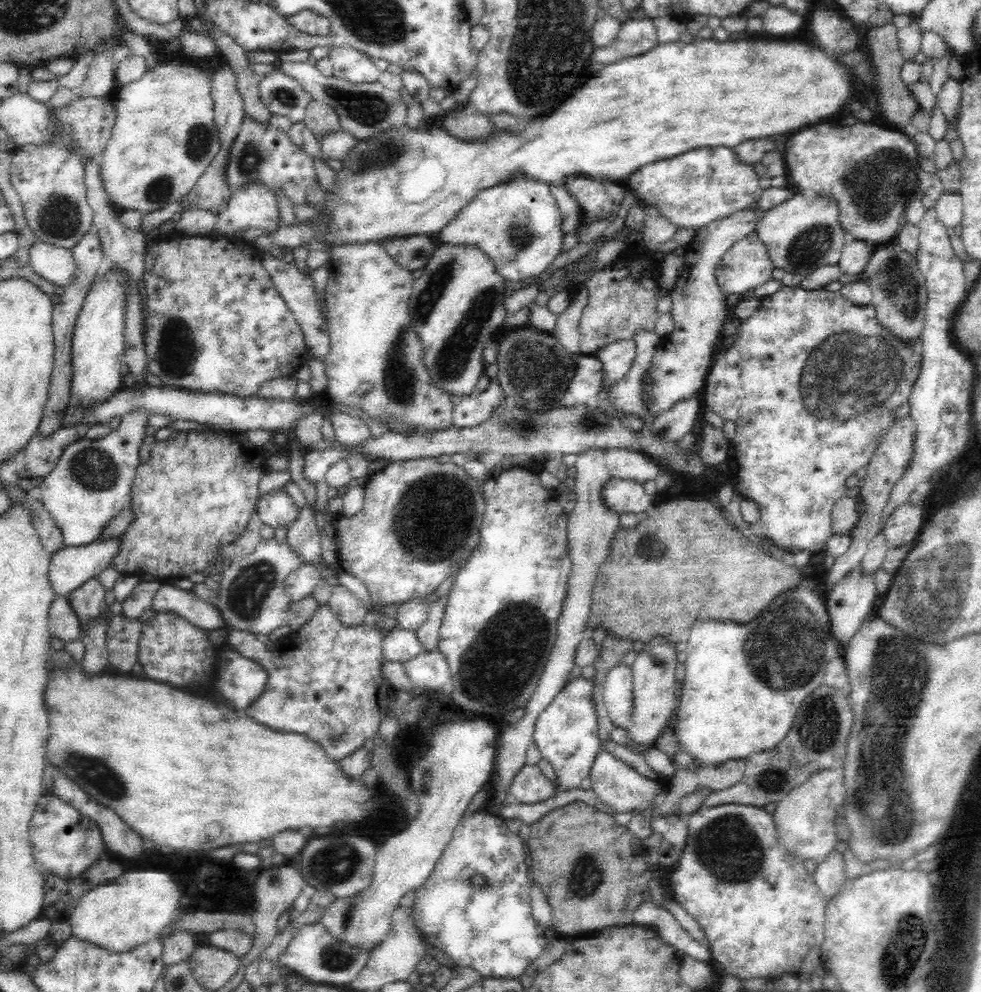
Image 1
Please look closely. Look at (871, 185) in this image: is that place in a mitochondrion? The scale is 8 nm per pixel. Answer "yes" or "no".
yes

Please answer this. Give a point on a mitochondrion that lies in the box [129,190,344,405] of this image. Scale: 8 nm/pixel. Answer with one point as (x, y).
(176, 346)

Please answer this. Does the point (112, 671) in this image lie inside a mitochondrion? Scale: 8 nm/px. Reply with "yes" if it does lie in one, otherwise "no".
no

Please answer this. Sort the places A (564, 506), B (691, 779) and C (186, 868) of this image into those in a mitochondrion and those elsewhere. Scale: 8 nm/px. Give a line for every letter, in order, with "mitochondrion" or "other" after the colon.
A: other
B: other
C: other

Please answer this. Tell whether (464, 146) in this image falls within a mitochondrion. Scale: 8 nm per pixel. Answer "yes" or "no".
no

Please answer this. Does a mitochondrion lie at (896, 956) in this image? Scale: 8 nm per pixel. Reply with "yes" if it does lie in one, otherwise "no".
yes

